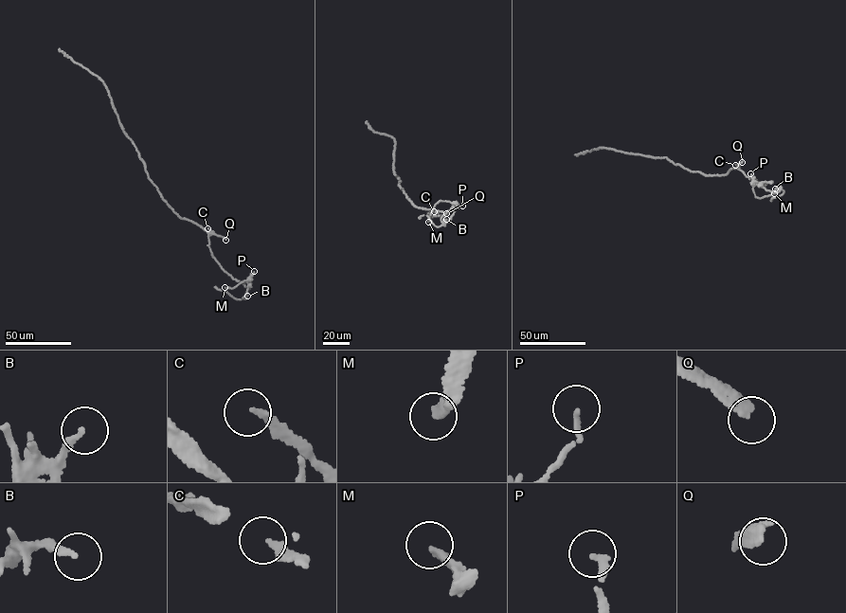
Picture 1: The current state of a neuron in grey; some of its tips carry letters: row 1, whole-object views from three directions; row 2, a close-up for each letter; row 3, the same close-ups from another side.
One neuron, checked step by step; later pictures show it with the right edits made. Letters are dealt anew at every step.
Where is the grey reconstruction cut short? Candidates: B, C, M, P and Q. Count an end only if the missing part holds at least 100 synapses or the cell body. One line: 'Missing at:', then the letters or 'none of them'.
Missing at: Q

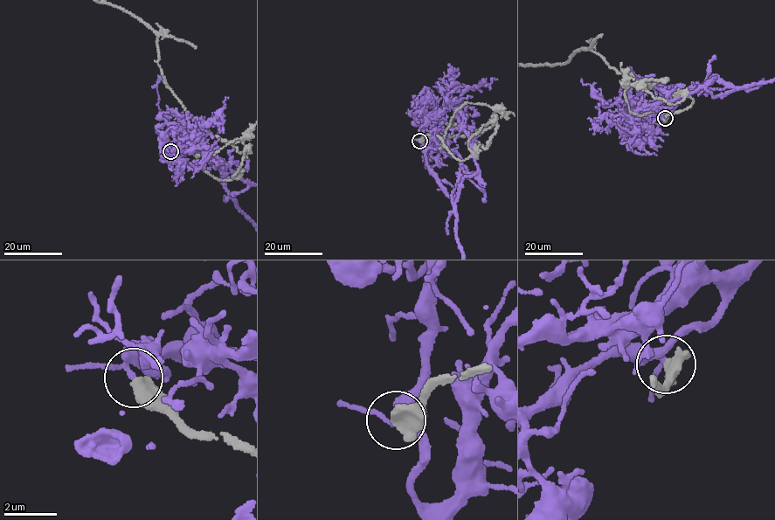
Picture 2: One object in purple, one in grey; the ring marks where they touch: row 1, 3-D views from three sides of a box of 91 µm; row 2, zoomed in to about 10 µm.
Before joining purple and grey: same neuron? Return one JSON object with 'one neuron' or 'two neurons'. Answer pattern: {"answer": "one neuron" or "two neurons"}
{"answer": "two neurons"}

